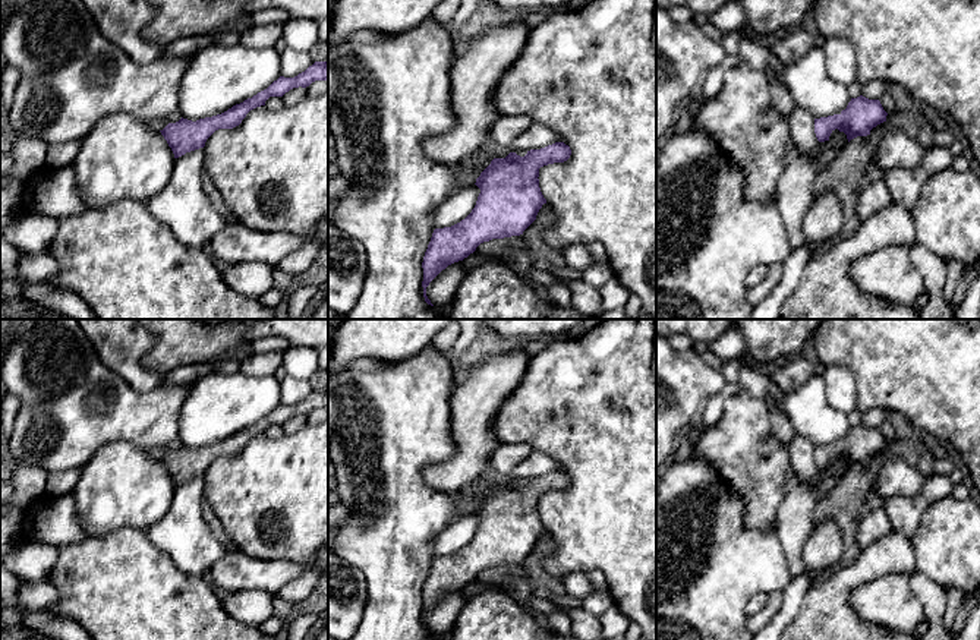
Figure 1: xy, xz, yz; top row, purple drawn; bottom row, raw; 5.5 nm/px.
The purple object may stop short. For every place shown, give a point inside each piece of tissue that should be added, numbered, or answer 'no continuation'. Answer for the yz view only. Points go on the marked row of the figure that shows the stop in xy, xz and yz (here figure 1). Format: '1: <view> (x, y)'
no continuation

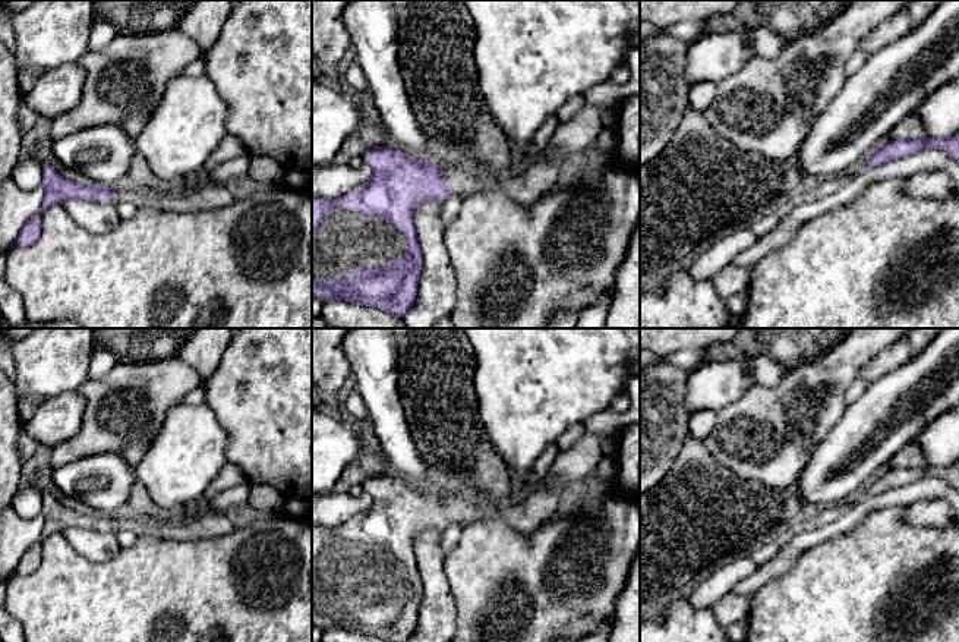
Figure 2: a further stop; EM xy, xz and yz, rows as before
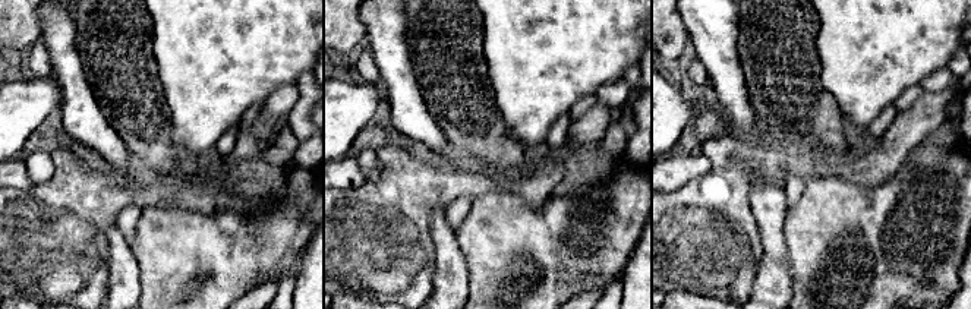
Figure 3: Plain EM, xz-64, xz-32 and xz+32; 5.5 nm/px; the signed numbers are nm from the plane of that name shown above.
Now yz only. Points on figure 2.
1: yz (820, 189)

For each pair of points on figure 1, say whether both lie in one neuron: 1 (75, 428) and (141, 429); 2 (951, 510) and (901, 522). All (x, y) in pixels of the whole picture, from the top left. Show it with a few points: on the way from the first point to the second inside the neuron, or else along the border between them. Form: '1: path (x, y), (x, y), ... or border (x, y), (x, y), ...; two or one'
1: path (91, 428), (125, 428); one
2: border (948, 495), (936, 500), (925, 511), (910, 538); two

